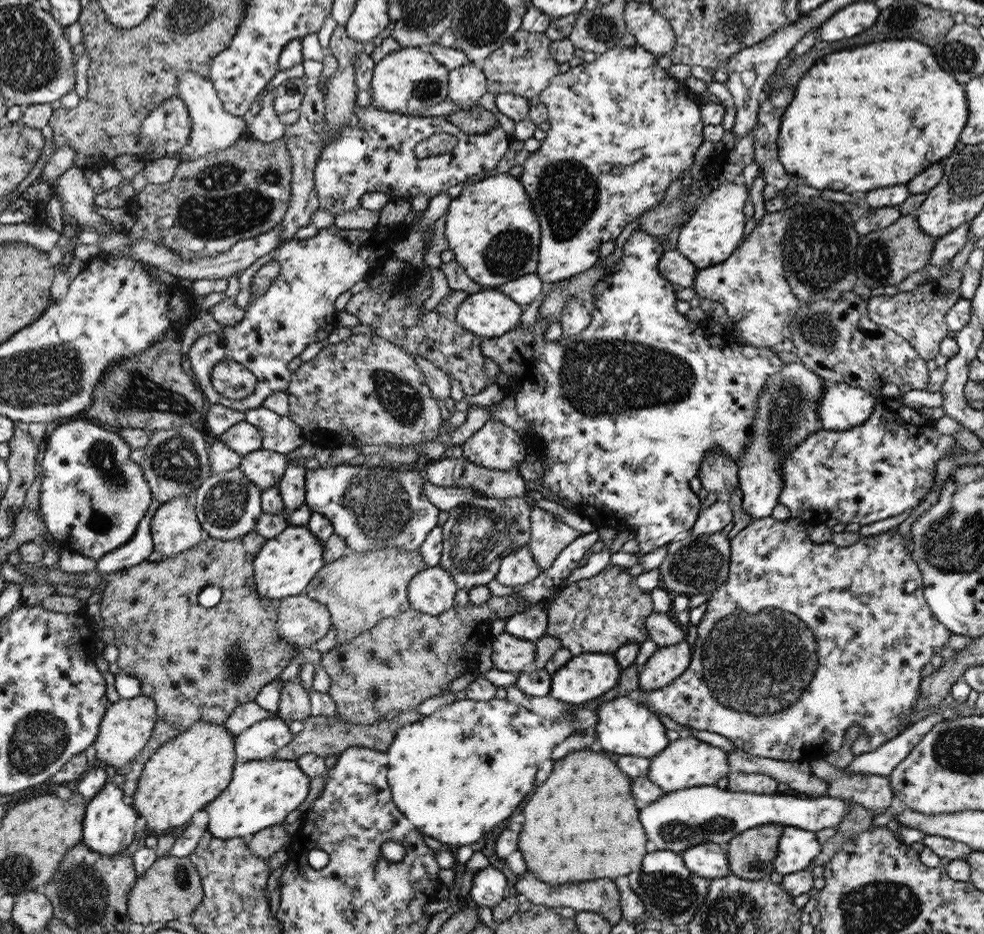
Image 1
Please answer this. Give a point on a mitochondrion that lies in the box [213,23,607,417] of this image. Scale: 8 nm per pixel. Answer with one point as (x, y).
(569, 193)

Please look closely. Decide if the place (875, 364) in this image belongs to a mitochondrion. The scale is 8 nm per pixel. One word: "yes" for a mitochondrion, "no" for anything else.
no

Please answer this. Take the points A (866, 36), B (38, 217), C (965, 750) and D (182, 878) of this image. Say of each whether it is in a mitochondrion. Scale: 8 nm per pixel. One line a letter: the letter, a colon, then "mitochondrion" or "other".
A: other
B: other
C: mitochondrion
D: mitochondrion

